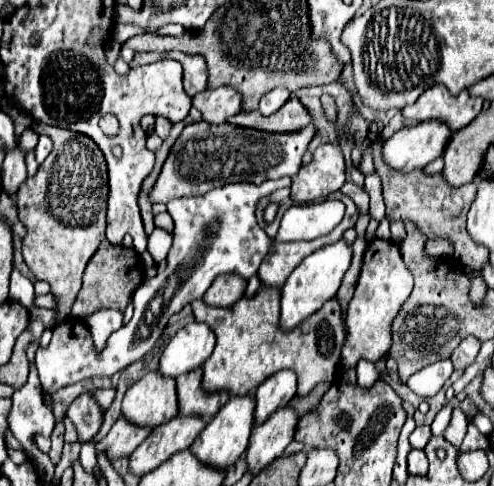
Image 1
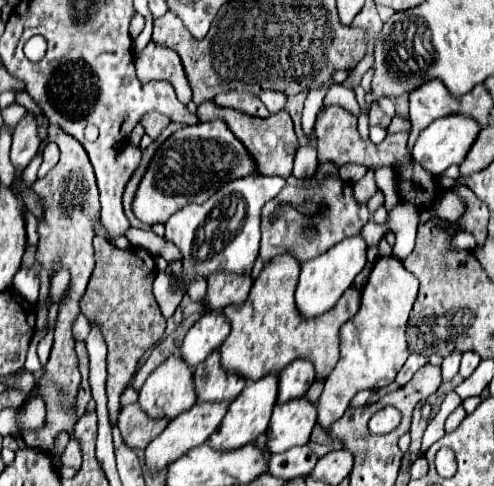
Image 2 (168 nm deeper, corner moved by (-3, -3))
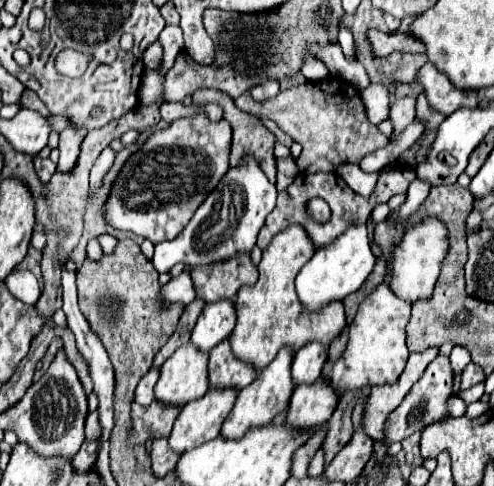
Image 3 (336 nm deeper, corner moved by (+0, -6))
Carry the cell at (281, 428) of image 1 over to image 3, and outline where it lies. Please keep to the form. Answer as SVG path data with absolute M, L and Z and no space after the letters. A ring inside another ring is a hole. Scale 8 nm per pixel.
M319 378L313 384L299 384L291 396L287 422L301 428L325 424L339 404L339 392L331 388L329 378Z

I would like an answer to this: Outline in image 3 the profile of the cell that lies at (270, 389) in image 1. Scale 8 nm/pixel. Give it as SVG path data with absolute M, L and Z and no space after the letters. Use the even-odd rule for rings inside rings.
M309 342L303 350L295 352L293 358L293 382L295 384L311 384L321 376L321 368L327 362L327 346L319 346L319 342Z

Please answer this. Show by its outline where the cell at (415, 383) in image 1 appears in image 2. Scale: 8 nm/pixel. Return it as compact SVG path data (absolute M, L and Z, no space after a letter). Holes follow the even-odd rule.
M454 353L454 355L448 355L444 361L442 361L442 381L450 381L456 373L458 373L458 367L460 367L460 353Z

